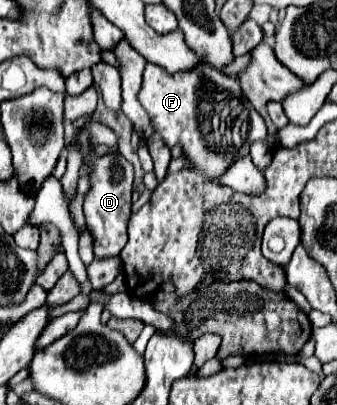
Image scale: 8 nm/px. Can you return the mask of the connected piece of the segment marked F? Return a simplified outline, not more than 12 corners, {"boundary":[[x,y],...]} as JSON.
{"boundary":[[146,65],[138,99],[210,181],[268,135],[238,79]]}

